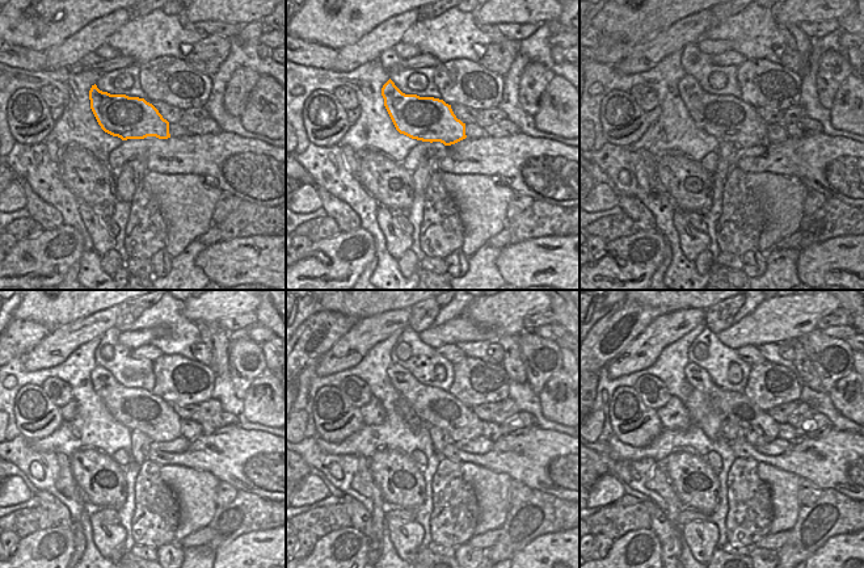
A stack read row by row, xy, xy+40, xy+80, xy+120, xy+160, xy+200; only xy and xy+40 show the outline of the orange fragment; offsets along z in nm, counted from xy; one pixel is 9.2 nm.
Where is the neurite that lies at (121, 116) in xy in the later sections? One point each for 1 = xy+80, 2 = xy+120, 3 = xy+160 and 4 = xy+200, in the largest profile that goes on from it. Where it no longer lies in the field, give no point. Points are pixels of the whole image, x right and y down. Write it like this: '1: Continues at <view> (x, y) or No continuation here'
1: Continues at xy+80 (728, 118)
2: Continues at xy+120 (135, 408)
3: Continues at xy+160 (434, 407)
4: Continues at xy+200 (759, 426)

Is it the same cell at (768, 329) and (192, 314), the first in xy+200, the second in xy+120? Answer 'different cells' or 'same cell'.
same cell

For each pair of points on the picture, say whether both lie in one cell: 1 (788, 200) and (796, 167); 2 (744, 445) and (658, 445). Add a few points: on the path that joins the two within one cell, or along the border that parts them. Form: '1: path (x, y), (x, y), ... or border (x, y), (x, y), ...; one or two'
1: border (763, 171), (796, 176), (808, 188); two
2: border (728, 442), (737, 457); two

